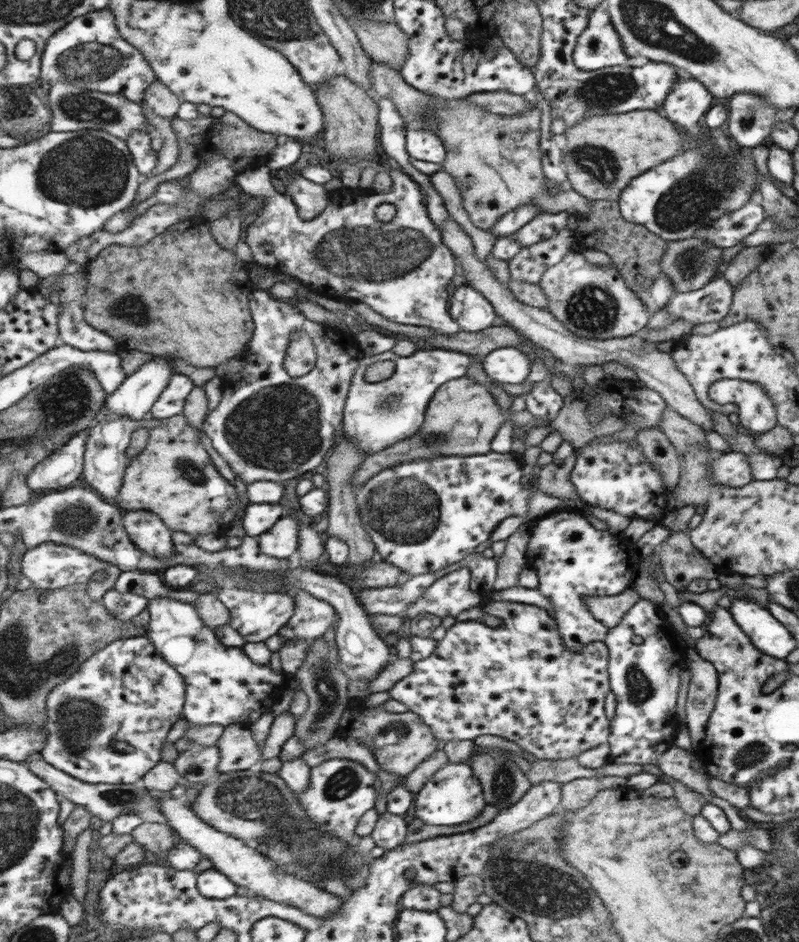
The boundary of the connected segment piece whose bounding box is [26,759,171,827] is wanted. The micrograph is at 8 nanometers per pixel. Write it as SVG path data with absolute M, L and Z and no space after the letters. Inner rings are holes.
M28 759L26 763L37 776L40 776L49 786L51 786L60 798L68 799L75 805L79 804L87 807L89 812L92 812L94 816L102 821L109 820L111 822L120 814L135 811L139 816L142 816L145 823L161 823L171 827L160 807L160 798L163 795L167 795L167 793L153 791L147 788L141 781L133 784L91 784L79 780L77 777L71 776L61 769L55 768L55 766L49 764L45 759Z

